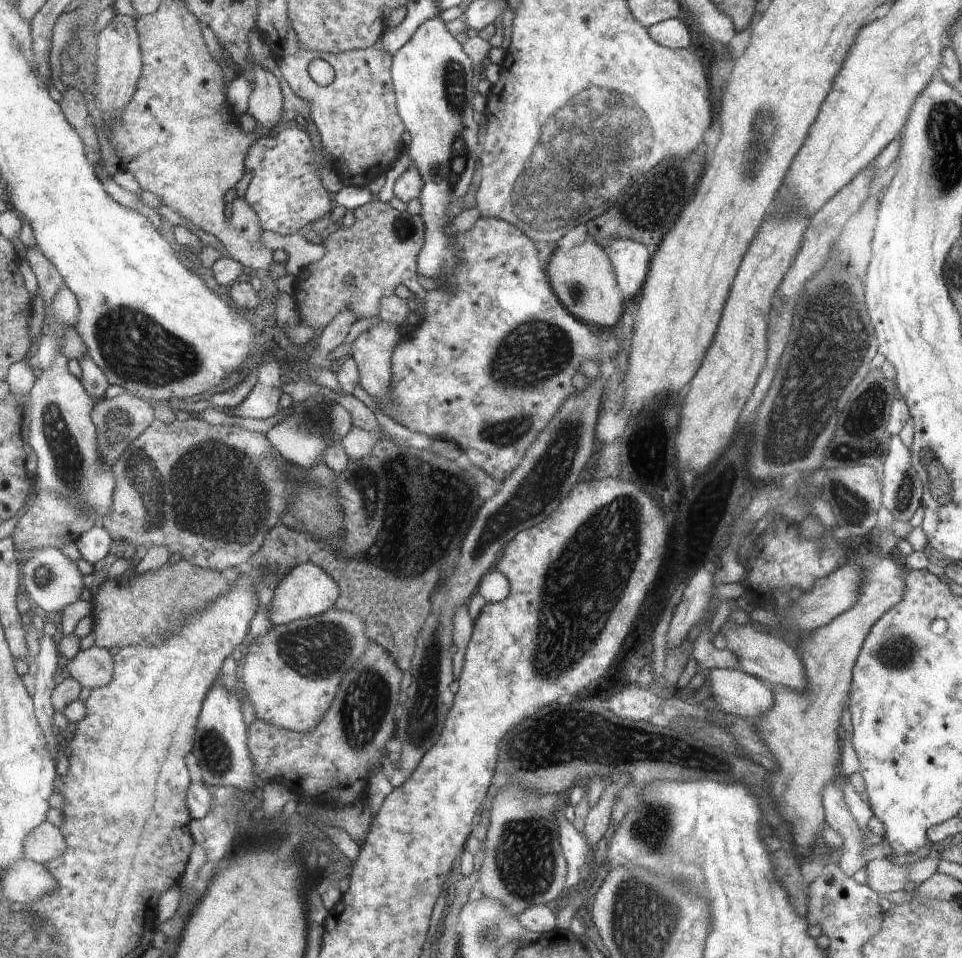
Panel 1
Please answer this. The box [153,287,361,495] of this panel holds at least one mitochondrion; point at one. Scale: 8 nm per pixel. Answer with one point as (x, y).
(315, 421)

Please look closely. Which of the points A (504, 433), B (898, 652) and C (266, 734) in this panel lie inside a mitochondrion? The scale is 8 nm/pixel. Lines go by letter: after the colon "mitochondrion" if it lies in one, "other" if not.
A: mitochondrion
B: mitochondrion
C: other

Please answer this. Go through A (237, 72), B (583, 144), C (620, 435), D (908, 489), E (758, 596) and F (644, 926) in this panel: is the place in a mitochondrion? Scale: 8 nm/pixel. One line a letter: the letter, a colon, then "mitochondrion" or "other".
A: other
B: mitochondrion
C: other
D: mitochondrion
E: other
F: mitochondrion

